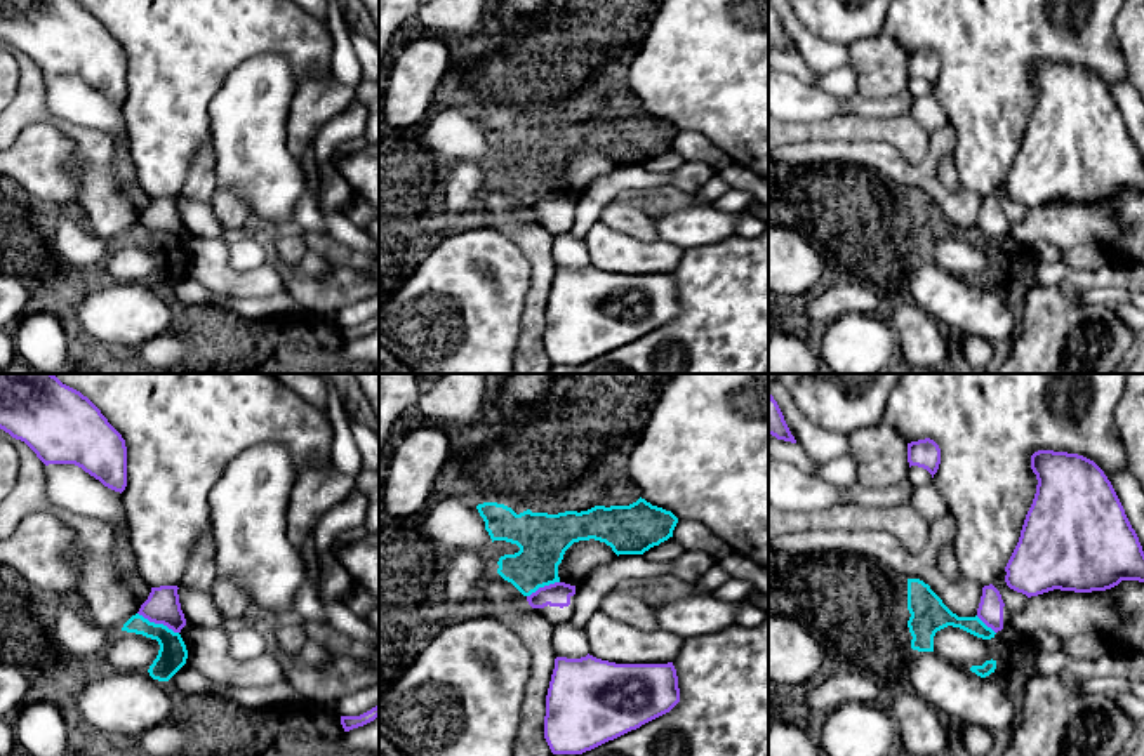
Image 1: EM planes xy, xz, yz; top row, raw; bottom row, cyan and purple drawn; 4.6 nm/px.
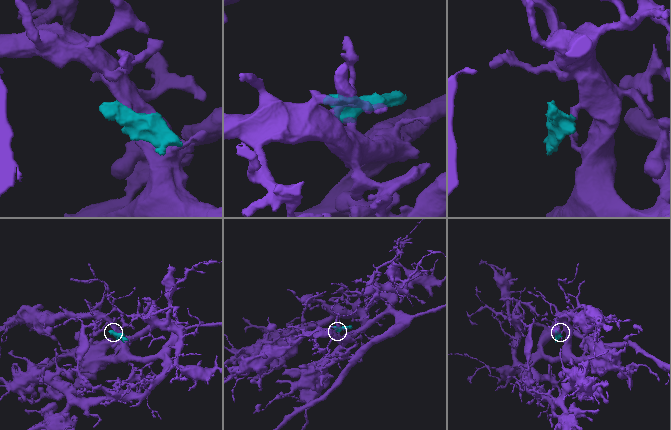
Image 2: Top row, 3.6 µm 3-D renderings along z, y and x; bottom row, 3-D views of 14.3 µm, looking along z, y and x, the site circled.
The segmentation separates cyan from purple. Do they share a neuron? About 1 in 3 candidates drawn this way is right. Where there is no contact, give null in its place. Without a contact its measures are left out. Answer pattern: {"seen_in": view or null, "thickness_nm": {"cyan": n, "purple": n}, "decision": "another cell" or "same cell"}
{"seen_in": "xy", "thickness_nm": {"cyan": 140, "purple": 160}, "decision": "another cell"}

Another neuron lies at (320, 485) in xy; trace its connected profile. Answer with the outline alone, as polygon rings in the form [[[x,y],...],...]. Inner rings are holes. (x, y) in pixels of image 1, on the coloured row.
[[[330,457],[308,461],[297,476],[287,514],[287,537],[299,551],[320,518],[355,488],[355,480],[341,473]]]

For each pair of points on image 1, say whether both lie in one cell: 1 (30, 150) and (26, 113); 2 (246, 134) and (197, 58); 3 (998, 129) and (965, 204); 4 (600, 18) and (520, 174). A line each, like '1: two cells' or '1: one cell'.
1: two cells
2: two cells
3: two cells
4: one cell

